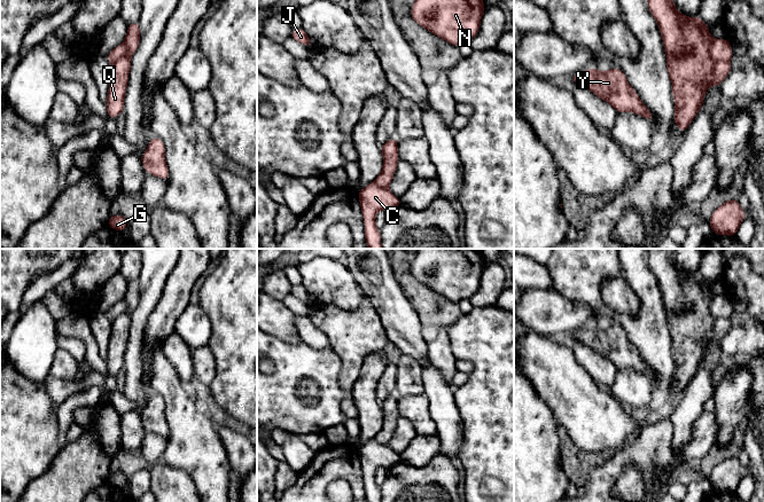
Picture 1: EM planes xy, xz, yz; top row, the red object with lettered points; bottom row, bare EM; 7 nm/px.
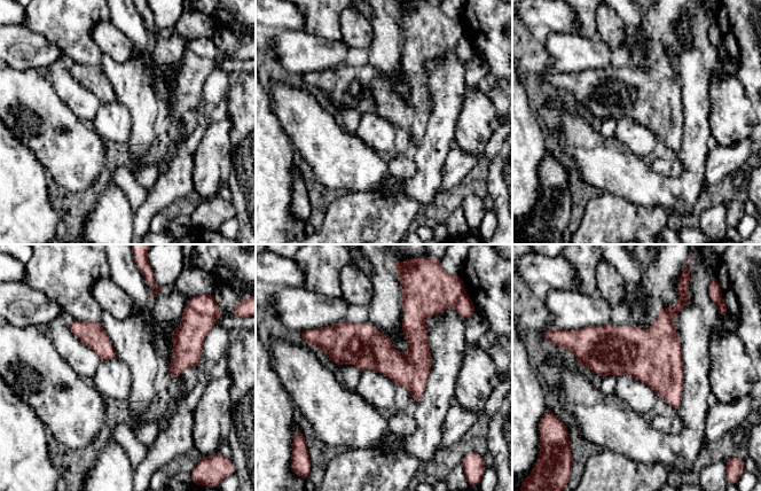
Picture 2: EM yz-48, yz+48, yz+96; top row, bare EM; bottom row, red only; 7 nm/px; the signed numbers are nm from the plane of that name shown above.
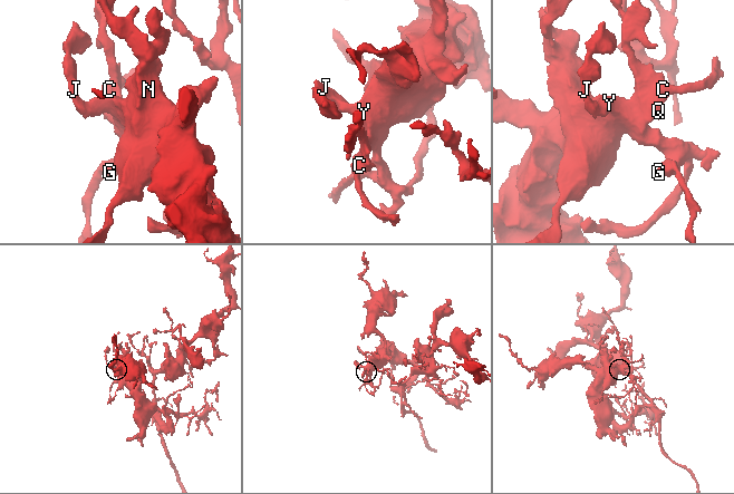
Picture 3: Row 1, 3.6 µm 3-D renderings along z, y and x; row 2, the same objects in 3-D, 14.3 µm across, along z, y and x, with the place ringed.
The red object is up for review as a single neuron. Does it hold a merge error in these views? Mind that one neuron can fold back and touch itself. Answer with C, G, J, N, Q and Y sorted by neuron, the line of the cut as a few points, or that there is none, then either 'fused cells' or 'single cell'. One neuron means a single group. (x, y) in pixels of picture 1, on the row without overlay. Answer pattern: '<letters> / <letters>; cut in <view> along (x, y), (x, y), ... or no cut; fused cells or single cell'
C / G J N Q Y; cut in yz along (714, 296), (709, 305), (709, 312), (715, 318), (729, 319); fused cells

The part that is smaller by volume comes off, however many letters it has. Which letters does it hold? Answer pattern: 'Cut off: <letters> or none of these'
Cut off: C

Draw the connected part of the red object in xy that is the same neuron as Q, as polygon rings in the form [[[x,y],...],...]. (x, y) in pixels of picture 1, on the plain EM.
[[[139,279],[127,281],[127,290],[123,300],[127,305],[127,311],[111,320],[111,335],[106,359],[107,371],[114,376],[124,368],[124,355],[131,327],[131,313],[137,308],[140,300]]]

